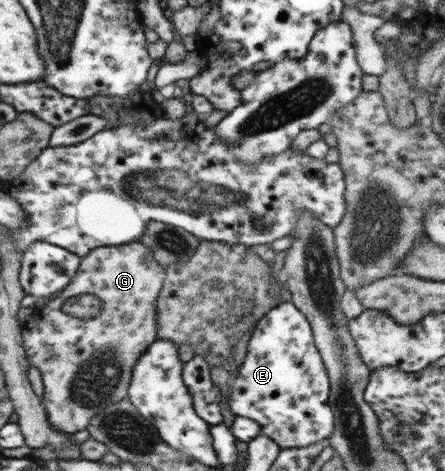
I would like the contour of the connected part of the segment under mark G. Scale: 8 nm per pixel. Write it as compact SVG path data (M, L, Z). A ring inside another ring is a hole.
M139 240L108 247L99 247L81 261L81 272L73 276L73 281L61 292L60 296L48 301L46 305L34 311L32 327L23 327L22 339L26 358L31 365L41 371L44 386L43 400L49 425L54 430L73 434L86 430L99 411L107 405L119 402L128 396L128 388L131 386L133 367L137 359L141 358L149 345L155 342L155 298L163 286L165 270L153 260L153 252L147 245ZM77 295L95 295L103 301L103 308L99 316L83 320L71 313L66 313L64 303L68 298Z

